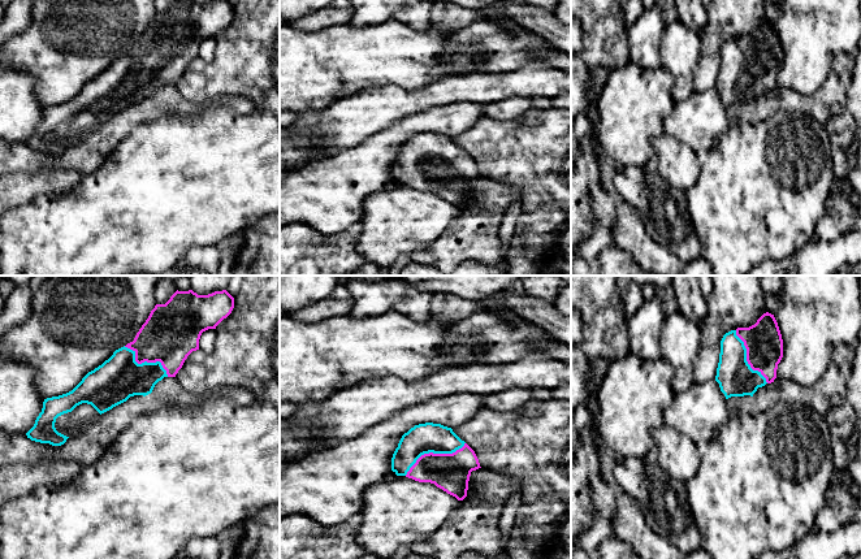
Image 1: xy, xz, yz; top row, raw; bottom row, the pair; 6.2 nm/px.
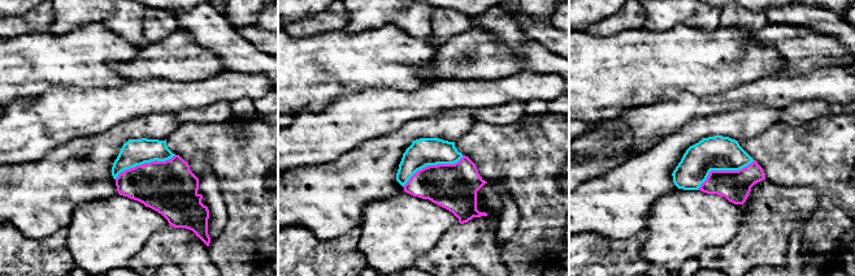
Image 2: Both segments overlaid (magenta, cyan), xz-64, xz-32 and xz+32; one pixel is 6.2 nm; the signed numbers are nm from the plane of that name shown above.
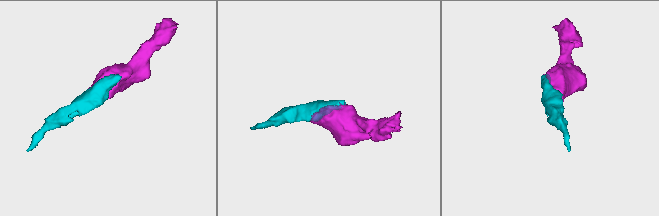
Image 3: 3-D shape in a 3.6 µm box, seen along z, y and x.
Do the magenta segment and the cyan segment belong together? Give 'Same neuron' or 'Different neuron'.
Same neuron

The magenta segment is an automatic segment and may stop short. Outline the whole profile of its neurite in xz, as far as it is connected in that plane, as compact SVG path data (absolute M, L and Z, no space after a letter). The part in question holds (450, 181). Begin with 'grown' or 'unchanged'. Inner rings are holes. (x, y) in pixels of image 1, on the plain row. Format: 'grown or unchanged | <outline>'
grown | M425 131L404 142L391 166L391 179L430 191L463 209L472 179L481 177L475 160L451 136Z

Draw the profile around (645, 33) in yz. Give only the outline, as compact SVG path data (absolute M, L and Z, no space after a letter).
M657 5L644 9L641 16L628 27L631 62L645 69L661 66L661 39L665 26L662 12Z

